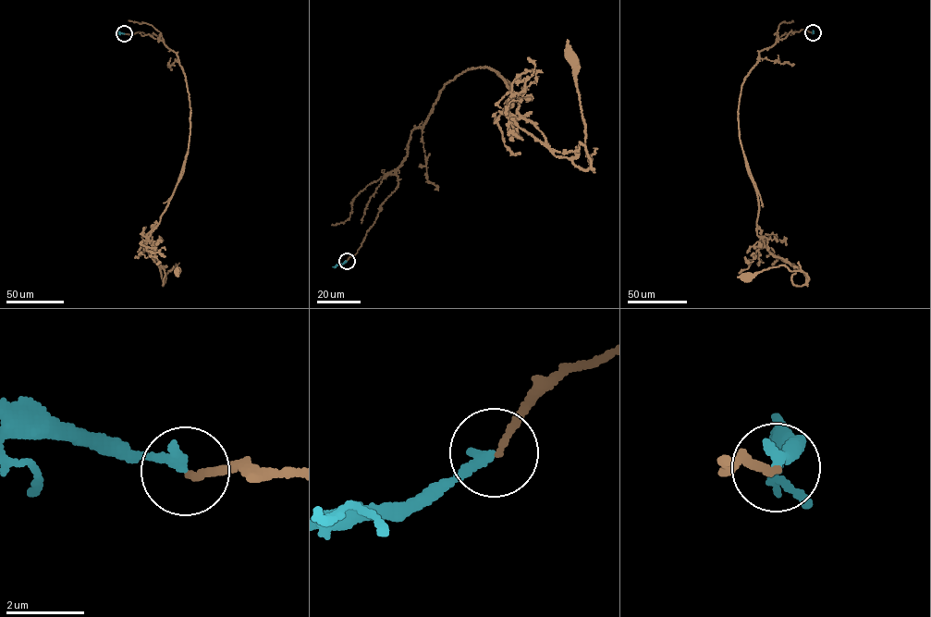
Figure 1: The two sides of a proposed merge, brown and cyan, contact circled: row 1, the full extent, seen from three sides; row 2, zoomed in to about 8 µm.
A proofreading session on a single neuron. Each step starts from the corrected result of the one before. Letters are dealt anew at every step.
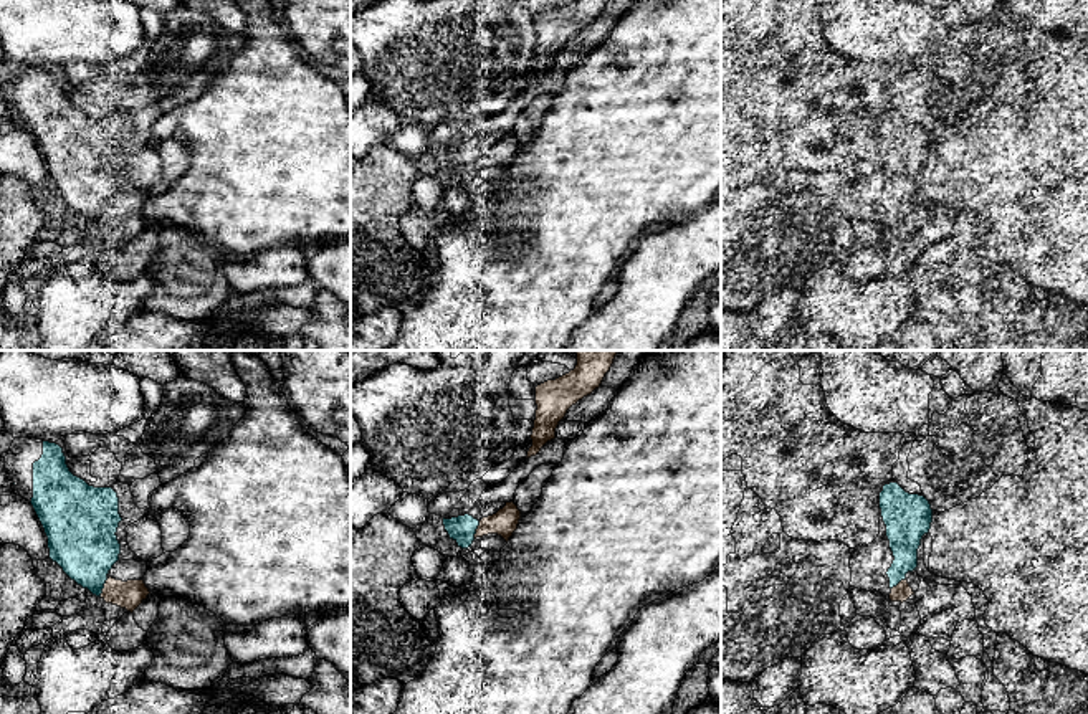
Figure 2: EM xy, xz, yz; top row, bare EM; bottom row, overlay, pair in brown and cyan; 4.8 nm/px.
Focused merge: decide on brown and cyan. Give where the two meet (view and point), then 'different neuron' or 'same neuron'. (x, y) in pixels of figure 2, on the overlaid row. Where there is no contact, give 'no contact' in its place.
contact xy (104, 587); same neuron

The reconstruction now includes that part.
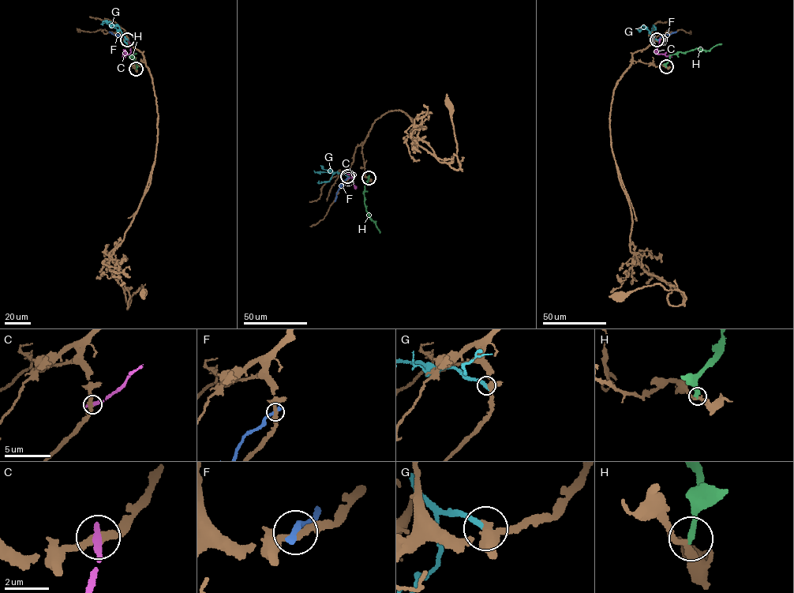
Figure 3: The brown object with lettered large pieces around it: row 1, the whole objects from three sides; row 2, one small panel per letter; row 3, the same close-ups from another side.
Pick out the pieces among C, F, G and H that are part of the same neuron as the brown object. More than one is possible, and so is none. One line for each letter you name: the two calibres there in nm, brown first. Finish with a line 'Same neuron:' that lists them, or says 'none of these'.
Same neuron: none of these

